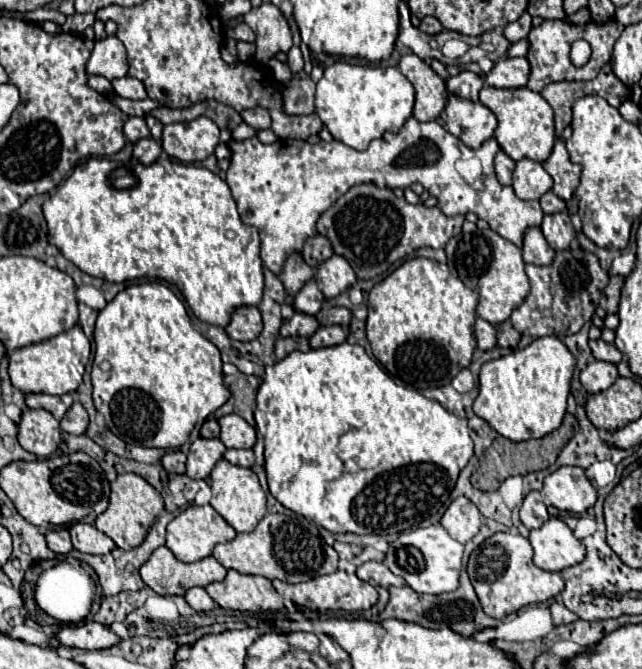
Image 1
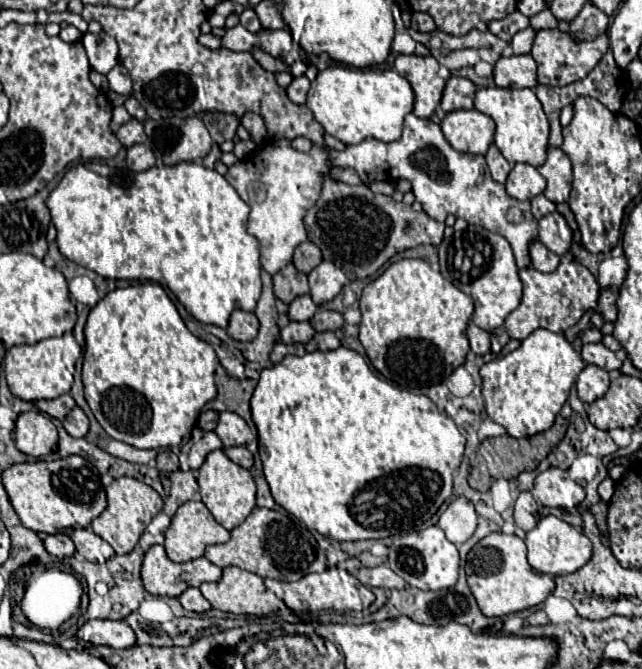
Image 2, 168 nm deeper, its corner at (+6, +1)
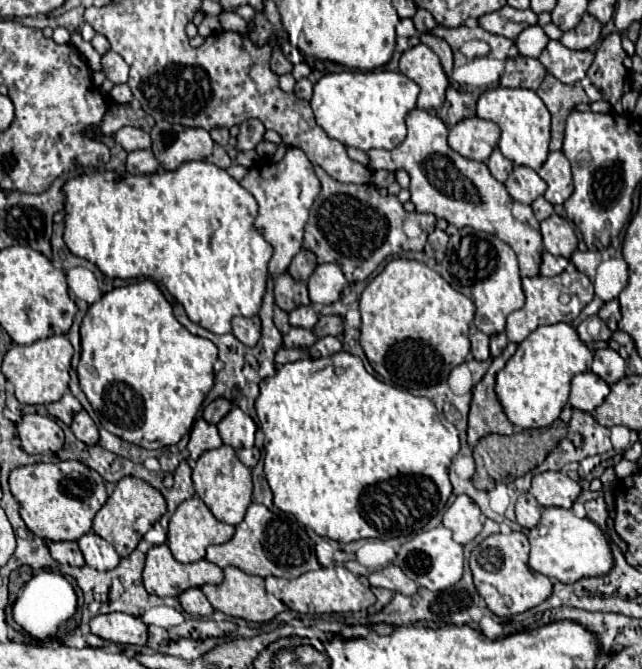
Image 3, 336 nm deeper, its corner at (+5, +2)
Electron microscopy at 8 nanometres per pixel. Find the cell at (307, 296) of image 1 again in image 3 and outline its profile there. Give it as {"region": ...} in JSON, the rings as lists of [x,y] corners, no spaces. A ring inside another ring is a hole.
{"region":[[[299,306],[289,314],[289,324],[291,326],[299,326],[299,328],[313,328],[317,322],[317,312],[313,310],[313,306]]]}

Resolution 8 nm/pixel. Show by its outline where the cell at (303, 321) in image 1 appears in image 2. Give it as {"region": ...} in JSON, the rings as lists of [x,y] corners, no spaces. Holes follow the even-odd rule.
{"region":[[[290,321],[286,327],[280,329],[280,341],[282,343],[308,343],[314,337],[314,329],[310,323]]]}

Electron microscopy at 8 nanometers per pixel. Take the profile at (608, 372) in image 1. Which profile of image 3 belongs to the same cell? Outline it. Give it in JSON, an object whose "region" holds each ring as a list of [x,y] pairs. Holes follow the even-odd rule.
{"region":[[[587,370],[573,378],[569,404],[581,412],[591,414],[597,406],[601,406],[601,402],[605,400],[607,394],[609,394],[609,386],[599,376],[595,376],[593,372]]]}

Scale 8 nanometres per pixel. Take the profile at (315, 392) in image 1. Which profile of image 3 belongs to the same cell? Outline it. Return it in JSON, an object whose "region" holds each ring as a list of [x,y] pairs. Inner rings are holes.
{"region":[[[339,352],[329,358],[307,358],[307,360],[297,360],[293,364],[283,364],[283,366],[279,366],[275,376],[261,380],[261,394],[255,400],[255,410],[259,416],[261,430],[265,434],[265,478],[273,492],[273,504],[283,512],[293,514],[301,524],[309,526],[319,536],[337,540],[339,544],[347,544],[347,542],[361,540],[361,538],[389,540],[389,538],[397,538],[397,536],[411,536],[411,534],[419,532],[437,512],[441,512],[445,508],[445,502],[451,494],[449,466],[451,466],[453,456],[459,452],[457,428],[451,422],[447,422],[447,418],[435,408],[435,404],[429,398],[413,396],[407,390],[399,390],[395,386],[389,386],[389,384],[373,378],[365,370],[361,358],[357,358],[349,352]],[[335,366],[343,366],[345,374],[337,376]]]}

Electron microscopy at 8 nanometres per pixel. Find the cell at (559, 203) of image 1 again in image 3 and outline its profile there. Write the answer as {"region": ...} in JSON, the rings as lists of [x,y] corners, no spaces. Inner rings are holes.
{"region":[[[537,198],[533,204],[531,204],[533,212],[535,212],[535,218],[541,222],[545,218],[549,218],[553,214],[553,206],[545,200],[545,198]]]}

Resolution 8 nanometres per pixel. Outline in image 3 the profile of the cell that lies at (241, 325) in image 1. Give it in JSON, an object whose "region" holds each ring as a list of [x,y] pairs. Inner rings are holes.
{"region":[[[259,316],[253,318],[233,318],[233,336],[241,340],[245,346],[255,346],[261,338],[261,320]]]}

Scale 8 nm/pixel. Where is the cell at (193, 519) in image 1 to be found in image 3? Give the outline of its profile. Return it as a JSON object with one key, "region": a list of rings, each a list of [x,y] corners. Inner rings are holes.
{"region":[[[193,496],[189,500],[185,500],[175,514],[169,520],[169,530],[167,530],[167,546],[171,548],[173,556],[179,562],[197,562],[201,558],[205,558],[205,550],[211,544],[223,544],[227,540],[231,540],[235,534],[235,526],[225,524],[221,520],[217,520],[211,510],[201,502],[199,496]]]}

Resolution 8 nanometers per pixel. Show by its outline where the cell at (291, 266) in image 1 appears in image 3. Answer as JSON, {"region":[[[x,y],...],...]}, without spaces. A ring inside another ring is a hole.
{"region":[[[287,272],[279,274],[275,278],[275,302],[281,310],[291,312],[297,306],[309,306],[309,296],[307,296],[307,284],[305,282],[295,282]]]}

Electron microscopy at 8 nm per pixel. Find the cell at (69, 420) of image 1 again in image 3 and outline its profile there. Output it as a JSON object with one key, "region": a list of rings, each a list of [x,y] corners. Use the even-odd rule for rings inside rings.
{"region":[[[81,410],[81,412],[73,418],[71,430],[73,430],[75,438],[81,440],[81,442],[85,442],[87,446],[93,446],[93,444],[99,442],[99,430],[97,430],[95,422],[91,420],[91,416],[89,416],[85,410]]]}

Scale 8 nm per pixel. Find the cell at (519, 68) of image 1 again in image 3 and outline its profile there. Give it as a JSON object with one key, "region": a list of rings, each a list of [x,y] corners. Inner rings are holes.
{"region":[[[525,56],[507,58],[501,86],[537,90],[539,84],[543,82],[545,74],[547,74],[547,70],[537,58],[525,58]]]}

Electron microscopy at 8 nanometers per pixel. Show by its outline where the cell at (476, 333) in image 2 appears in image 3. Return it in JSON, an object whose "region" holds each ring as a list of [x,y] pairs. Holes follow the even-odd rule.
{"region":[[[475,326],[469,328],[469,340],[471,340],[471,354],[475,360],[489,360],[489,336],[477,330]]]}

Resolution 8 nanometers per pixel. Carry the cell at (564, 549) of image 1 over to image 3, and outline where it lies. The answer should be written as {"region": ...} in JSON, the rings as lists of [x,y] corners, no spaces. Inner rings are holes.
{"region":[[[545,508],[541,522],[529,532],[529,544],[529,566],[563,584],[573,584],[587,576],[605,576],[613,568],[613,552],[601,528],[589,518],[577,518],[573,510]]]}

